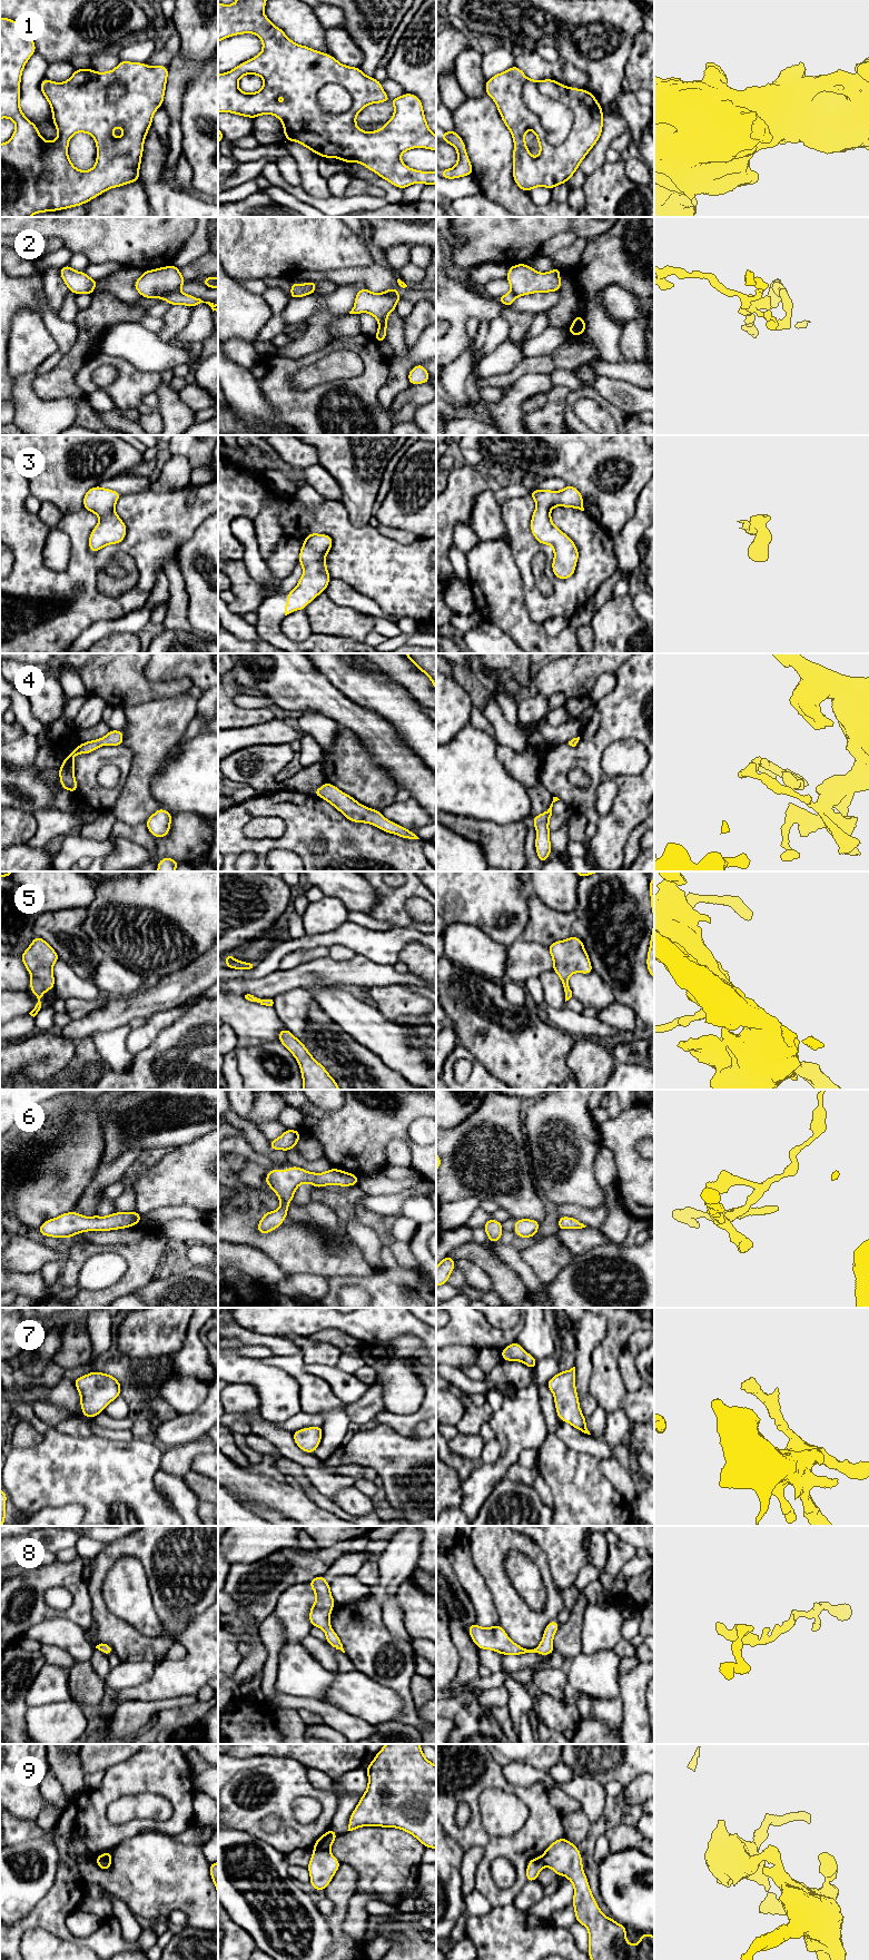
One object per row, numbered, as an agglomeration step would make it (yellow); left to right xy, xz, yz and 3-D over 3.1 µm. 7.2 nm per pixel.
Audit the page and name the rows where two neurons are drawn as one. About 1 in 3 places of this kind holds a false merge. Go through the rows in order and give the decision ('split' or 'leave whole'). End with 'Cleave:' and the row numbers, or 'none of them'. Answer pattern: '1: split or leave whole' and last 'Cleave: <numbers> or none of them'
1: split
2: leave whole
3: leave whole
4: leave whole
5: leave whole
6: leave whole
7: leave whole
8: leave whole
9: split
Cleave: 1, 9

